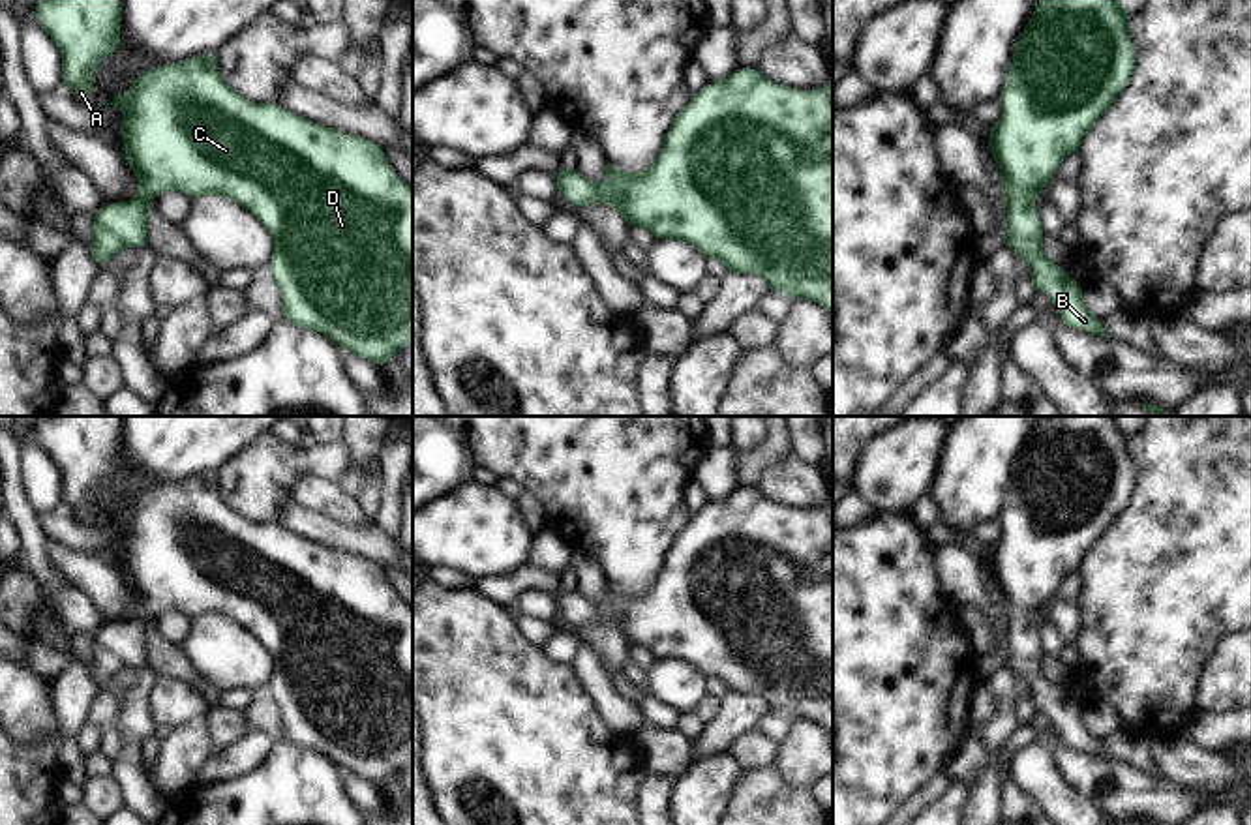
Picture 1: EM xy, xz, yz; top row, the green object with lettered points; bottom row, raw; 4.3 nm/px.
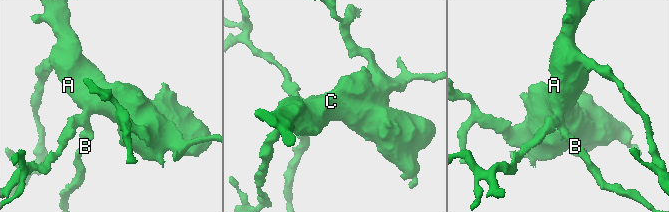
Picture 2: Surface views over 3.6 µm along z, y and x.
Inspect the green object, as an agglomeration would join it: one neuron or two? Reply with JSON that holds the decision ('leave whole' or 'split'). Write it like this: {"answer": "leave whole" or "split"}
{"answer": "leave whole"}

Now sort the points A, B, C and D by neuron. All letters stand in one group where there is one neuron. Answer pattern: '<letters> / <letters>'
A B C D

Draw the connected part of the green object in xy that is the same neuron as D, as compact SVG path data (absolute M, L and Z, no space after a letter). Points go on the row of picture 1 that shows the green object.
M214 51L174 64L150 68L137 75L135 84L126 94L116 94L109 103L99 105L113 105L124 112L124 120L116 128L124 135L124 159L139 178L141 193L129 201L105 202L92 212L92 244L88 253L98 268L105 268L105 264L126 246L131 249L144 249L148 246L146 208L156 201L159 191L174 189L184 193L189 201L201 195L223 195L251 212L268 231L274 242L274 253L266 266L279 289L281 309L287 322L323 334L341 351L353 352L379 368L409 345L413 339L413 188L388 165L381 144L311 122L285 109L281 103L251 103L223 82L219 75L219 58Z

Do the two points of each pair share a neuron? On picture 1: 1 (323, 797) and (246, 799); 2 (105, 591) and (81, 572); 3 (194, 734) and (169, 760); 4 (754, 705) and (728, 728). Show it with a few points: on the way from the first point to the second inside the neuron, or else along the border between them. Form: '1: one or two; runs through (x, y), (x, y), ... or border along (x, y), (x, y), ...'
1: one; runs through (304, 797), (265, 799)
2: one; runs through (100, 585), (87, 572)
3: one; runs through (190, 739), (175, 754)
4: one; runs through (749, 707), (734, 722)

